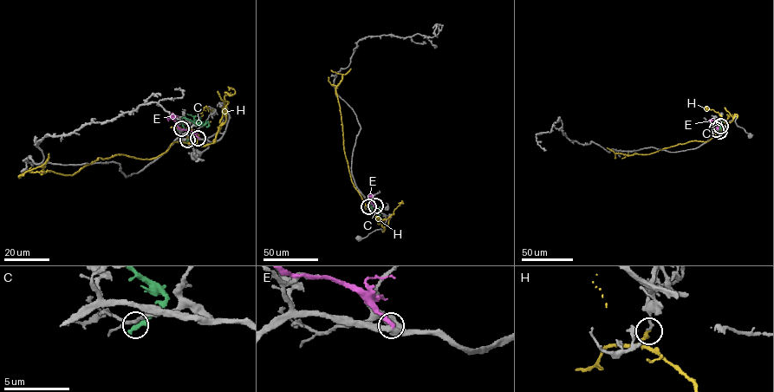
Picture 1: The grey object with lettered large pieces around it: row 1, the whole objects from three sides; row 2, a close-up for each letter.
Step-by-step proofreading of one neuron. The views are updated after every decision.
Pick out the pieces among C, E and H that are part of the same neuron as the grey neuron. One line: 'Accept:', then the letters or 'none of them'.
Accept: none of them

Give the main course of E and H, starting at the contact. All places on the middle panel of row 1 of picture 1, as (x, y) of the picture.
E: (375, 205), (370, 200), (373, 194)
H: (368, 206), (354, 186), (343, 150), (335, 90), (342, 75), (331, 70)

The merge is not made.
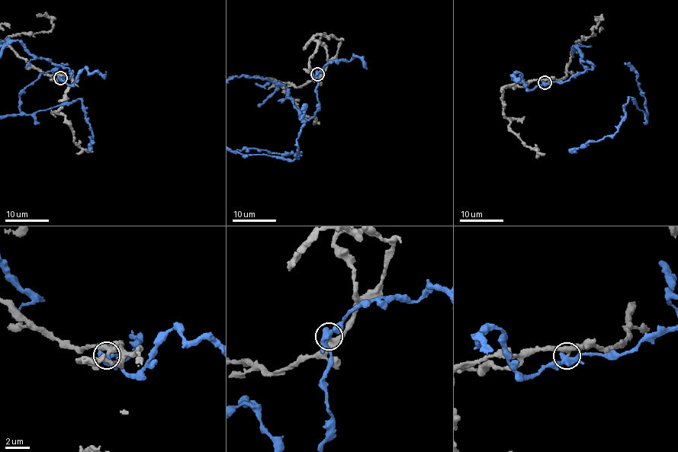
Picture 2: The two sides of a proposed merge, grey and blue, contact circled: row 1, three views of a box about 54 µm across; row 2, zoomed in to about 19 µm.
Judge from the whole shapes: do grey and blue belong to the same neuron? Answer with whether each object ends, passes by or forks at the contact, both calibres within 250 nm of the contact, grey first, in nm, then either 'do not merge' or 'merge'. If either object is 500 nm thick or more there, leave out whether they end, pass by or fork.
grey passes by | blue forks | 360/400 nm | do not merge

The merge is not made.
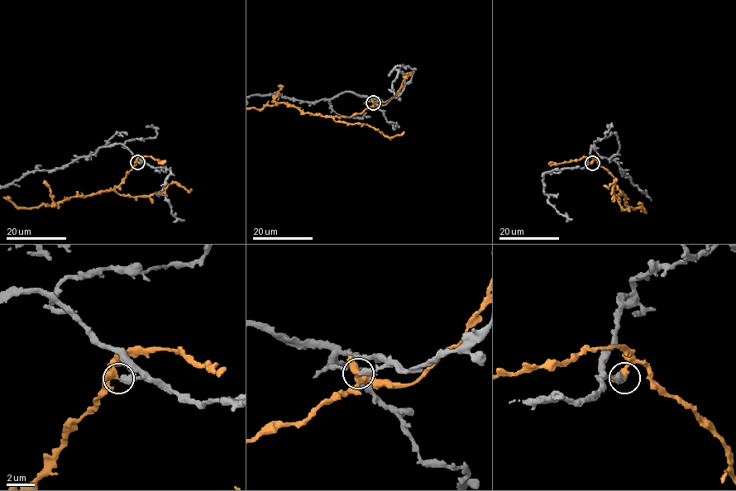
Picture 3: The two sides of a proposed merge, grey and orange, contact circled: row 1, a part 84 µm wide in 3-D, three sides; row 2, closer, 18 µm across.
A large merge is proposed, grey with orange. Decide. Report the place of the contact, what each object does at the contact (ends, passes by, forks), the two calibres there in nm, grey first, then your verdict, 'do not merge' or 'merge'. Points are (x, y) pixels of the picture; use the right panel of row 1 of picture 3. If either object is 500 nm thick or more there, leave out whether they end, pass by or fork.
(592, 163) | grey ends | orange passes by | 440/360 nm | do not merge

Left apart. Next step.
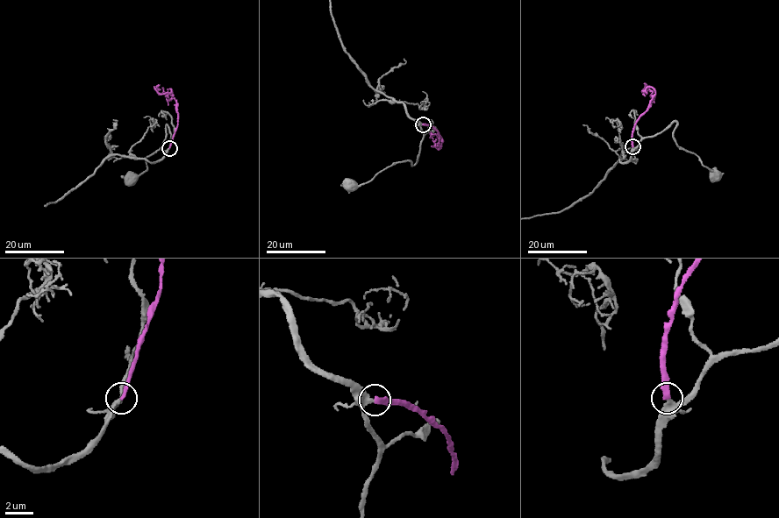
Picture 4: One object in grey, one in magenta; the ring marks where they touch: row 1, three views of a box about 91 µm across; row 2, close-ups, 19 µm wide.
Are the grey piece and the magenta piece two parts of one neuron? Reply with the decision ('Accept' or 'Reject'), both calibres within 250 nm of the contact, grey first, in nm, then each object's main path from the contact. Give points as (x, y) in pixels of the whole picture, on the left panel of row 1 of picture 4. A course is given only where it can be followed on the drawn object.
Accept. Thickness 240 nm (grey) against 320 nm. Course of grey: (169, 147), (171, 132), (167, 125), (165, 139), (159, 149), (146, 156), (146, 171), (133, 180), (131, 180). Course of magenta: (169, 147), (178, 116), (176, 103), (171, 89), (169, 92), (160, 94), (159, 84)

